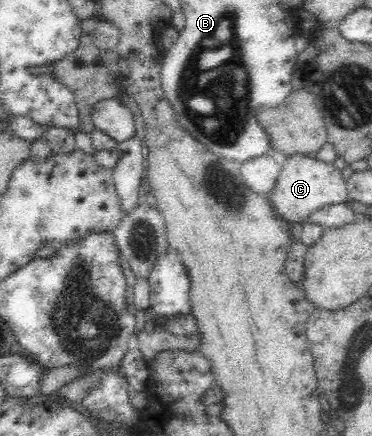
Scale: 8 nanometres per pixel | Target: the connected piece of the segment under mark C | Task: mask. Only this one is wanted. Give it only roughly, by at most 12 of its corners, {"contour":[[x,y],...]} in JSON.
{"contour":[[291,155],[268,201],[303,225],[348,189],[332,163]]}

